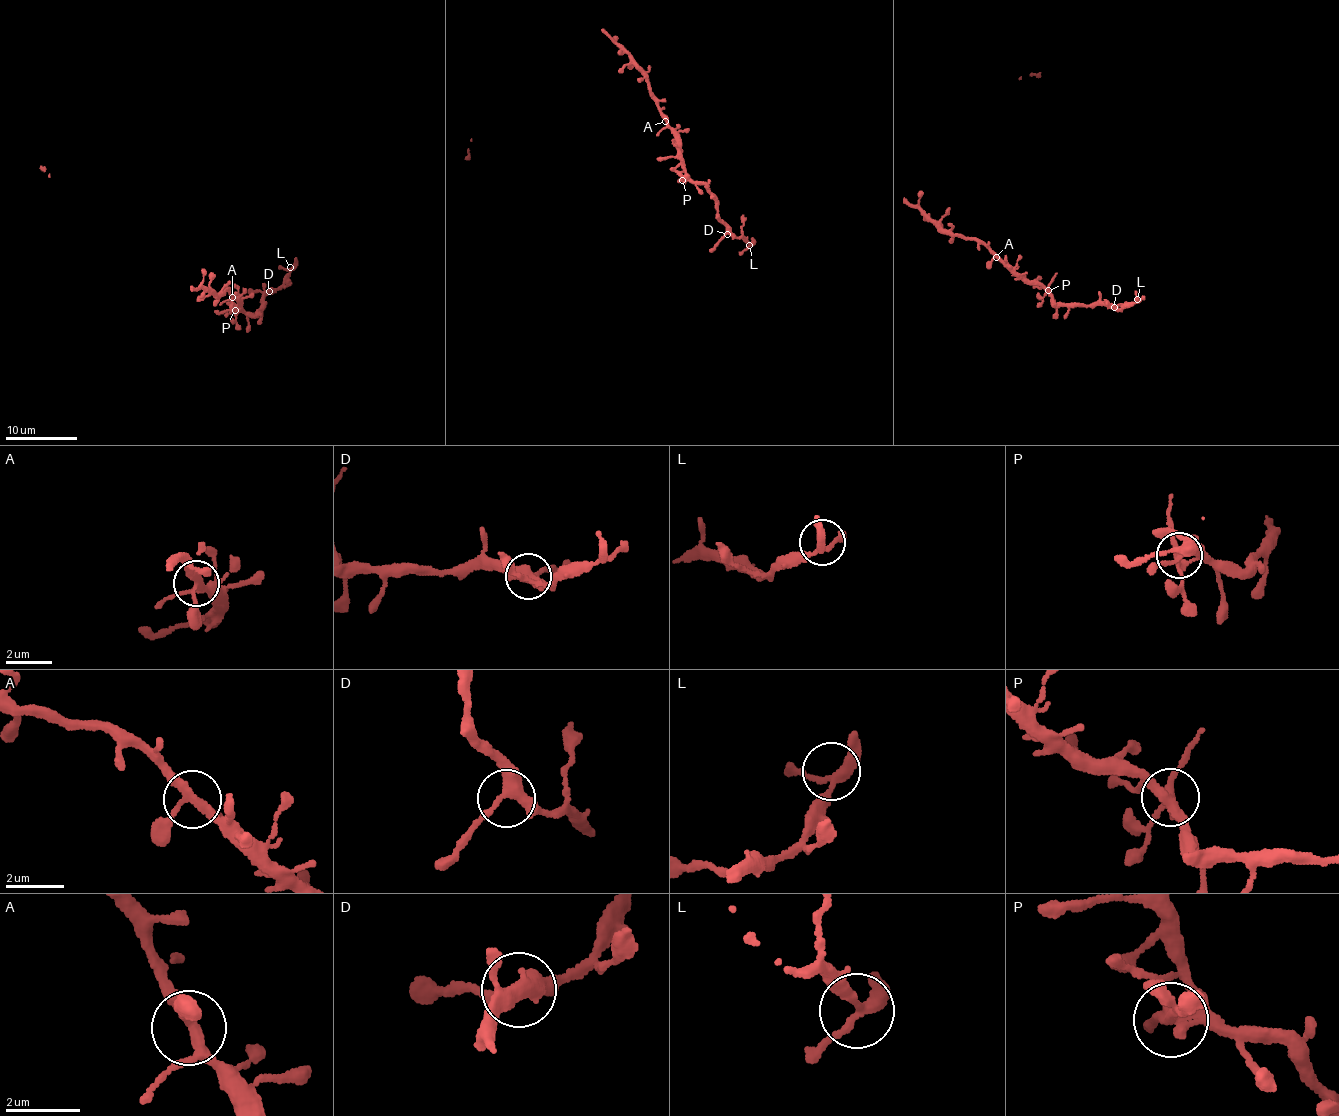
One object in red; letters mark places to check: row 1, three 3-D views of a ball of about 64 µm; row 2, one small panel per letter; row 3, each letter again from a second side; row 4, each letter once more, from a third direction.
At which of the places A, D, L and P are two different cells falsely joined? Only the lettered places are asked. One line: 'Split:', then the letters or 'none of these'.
Split: P

